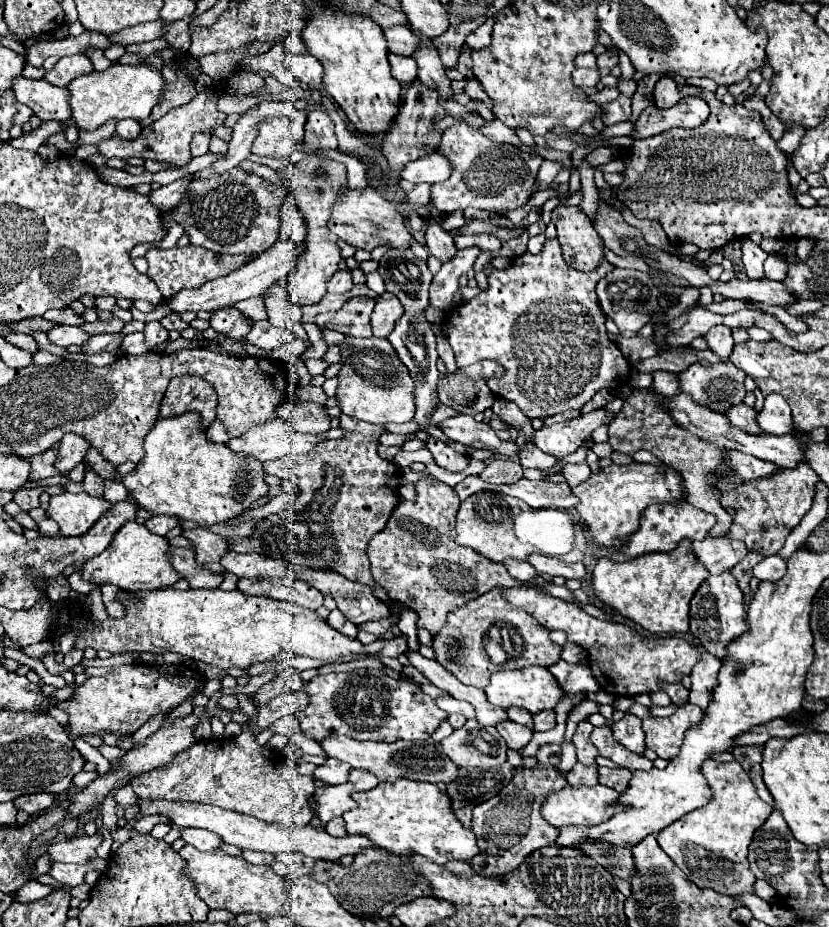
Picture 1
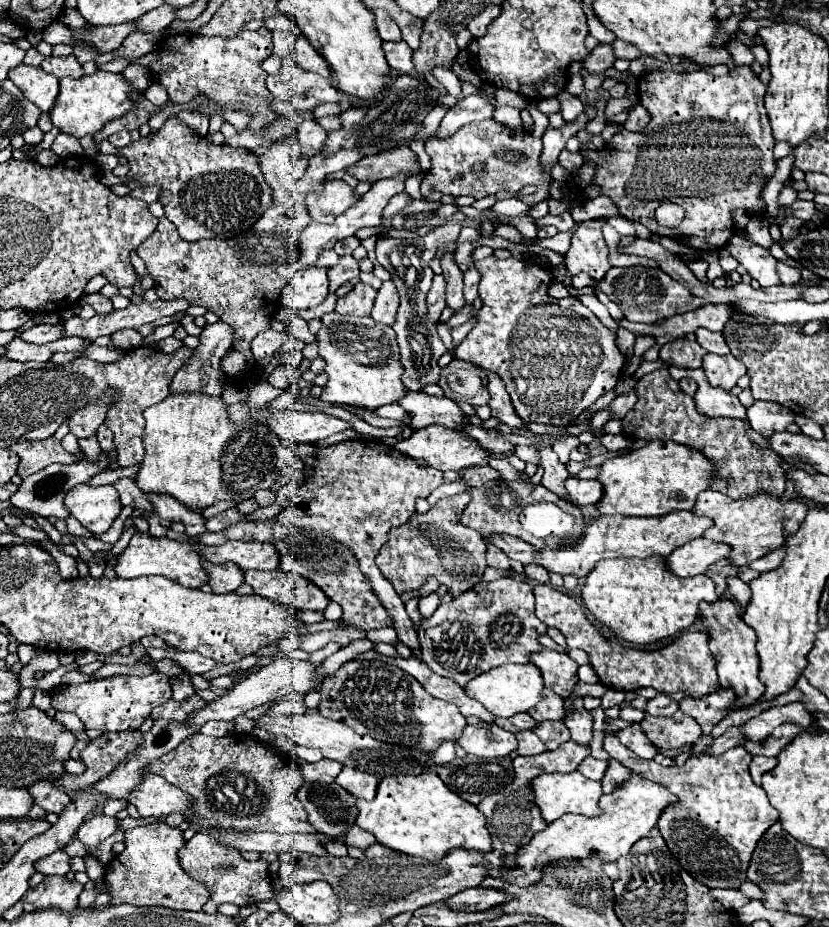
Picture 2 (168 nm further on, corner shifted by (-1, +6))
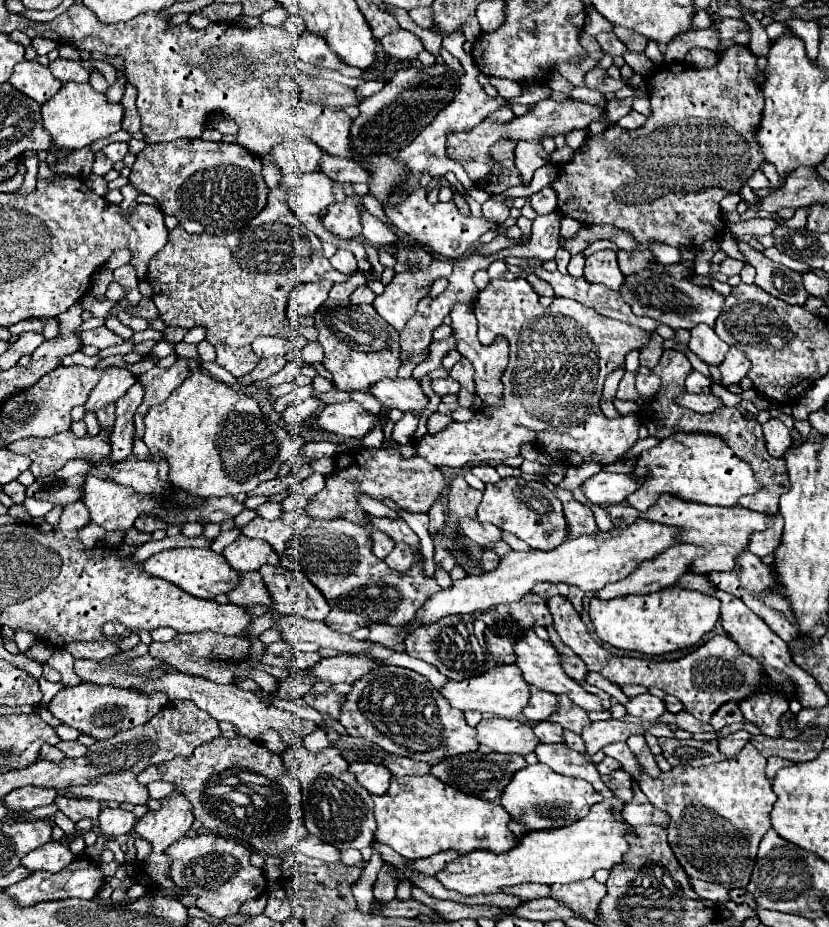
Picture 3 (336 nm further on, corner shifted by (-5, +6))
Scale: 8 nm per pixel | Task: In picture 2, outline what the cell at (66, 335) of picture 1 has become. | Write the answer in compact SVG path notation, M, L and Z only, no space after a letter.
M35 325L23 331L20 338L27 343L35 343L35 345L43 345L49 341L57 341L61 337L61 325Z

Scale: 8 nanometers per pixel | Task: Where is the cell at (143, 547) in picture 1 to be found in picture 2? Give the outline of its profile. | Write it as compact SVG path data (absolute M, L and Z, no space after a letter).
M137 533L129 547L119 555L115 571L119 577L123 579L133 579L133 577L143 577L143 575L161 575L167 579L173 579L177 583L181 583L183 587L189 589L199 589L201 585L205 585L209 581L207 571L203 569L203 557L201 553L189 545L189 543L181 543L181 541L171 541L171 539L157 539L151 537L149 533Z

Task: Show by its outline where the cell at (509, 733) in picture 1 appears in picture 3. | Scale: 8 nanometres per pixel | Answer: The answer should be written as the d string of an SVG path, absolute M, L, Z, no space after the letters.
M539 743L535 749L535 755L541 763L549 765L551 769L555 769L561 775L569 775L569 777L579 777L579 779L587 779L595 785L595 789L599 793L603 793L605 797L611 797L611 789L601 781L595 763L587 761L581 753L571 751L569 747L557 743L557 745L545 745Z

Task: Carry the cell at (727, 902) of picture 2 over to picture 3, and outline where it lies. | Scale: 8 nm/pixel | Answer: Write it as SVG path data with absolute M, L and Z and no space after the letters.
M691 879L691 885L695 889L695 893L701 899L709 899L715 905L725 905L729 899L729 891L717 883L707 883L707 881L699 881L699 879Z

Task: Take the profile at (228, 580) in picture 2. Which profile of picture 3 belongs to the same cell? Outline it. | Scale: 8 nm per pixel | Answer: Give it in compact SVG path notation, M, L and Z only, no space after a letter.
M249 571L249 573L239 573L239 585L237 589L227 593L229 601L235 605L271 605L269 591L265 589L265 583L261 579L259 571Z

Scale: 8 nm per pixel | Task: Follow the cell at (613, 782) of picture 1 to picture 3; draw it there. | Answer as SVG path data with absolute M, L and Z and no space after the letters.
M617 769L617 771L609 773L609 775L601 775L601 779L613 791L615 797L623 799L625 803L629 803L633 799L633 781L623 769Z

